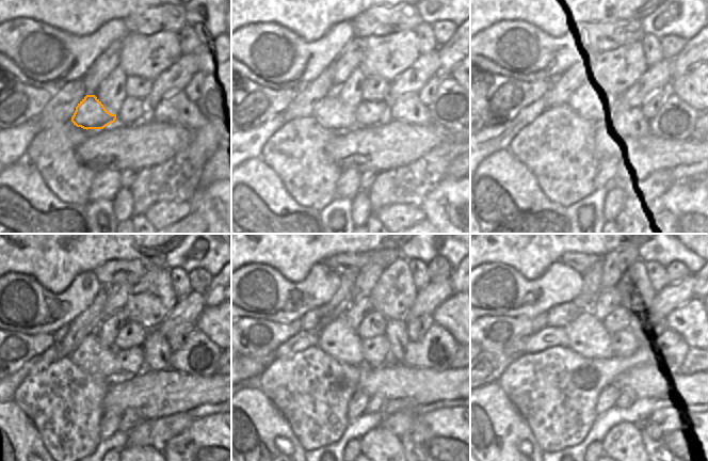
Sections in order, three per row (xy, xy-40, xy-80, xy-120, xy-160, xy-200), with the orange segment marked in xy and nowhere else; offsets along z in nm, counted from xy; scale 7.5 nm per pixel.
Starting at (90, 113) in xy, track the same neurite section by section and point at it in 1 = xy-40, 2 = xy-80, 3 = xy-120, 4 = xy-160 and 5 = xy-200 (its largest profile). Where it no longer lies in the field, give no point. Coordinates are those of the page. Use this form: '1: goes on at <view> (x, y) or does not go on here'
1: goes on at xy-40 (331, 112)
2: goes on at xy-80 (586, 110)
3: goes on at xy-120 (93, 356)
4: goes on at xy-160 (338, 339)
5: goes on at xy-200 (586, 335)

